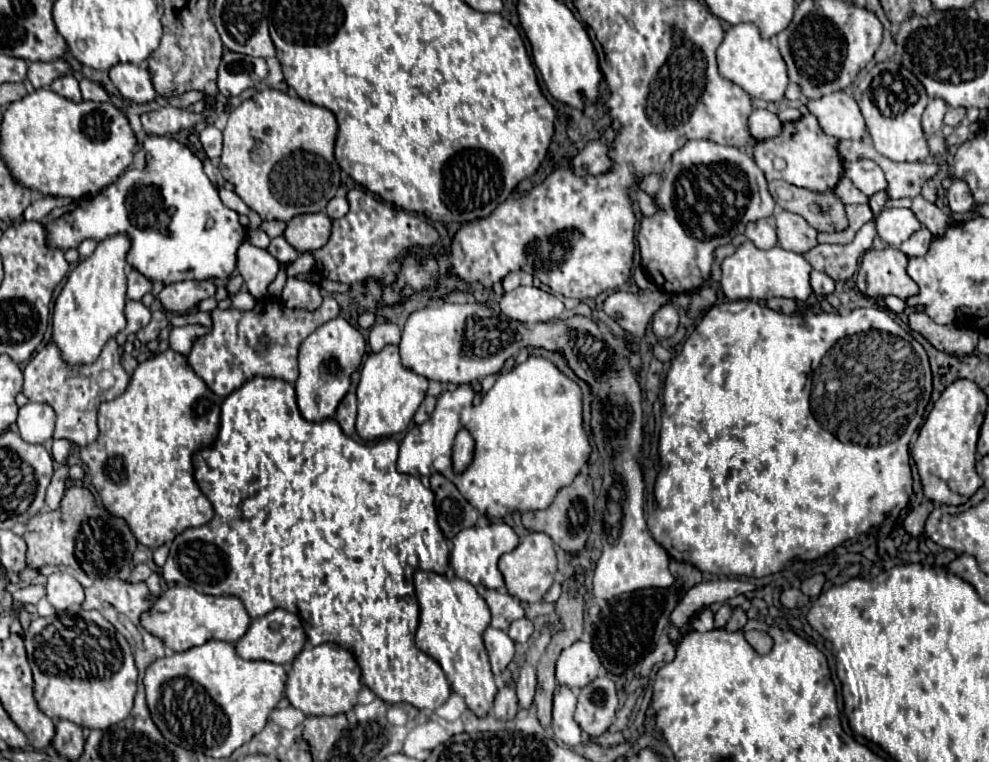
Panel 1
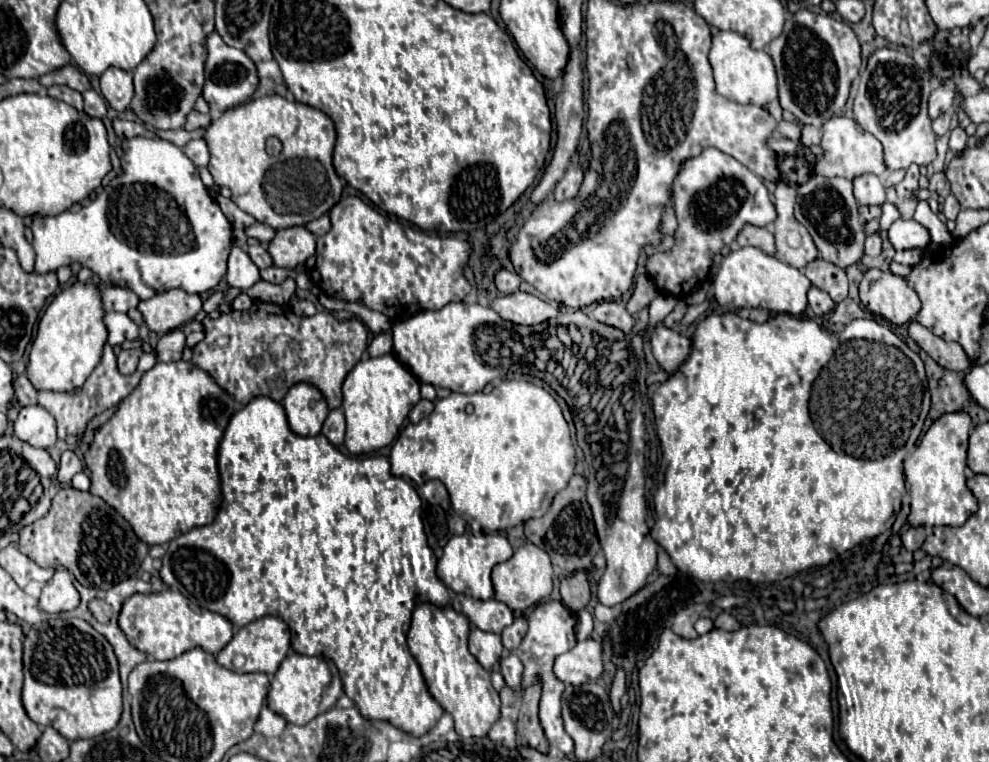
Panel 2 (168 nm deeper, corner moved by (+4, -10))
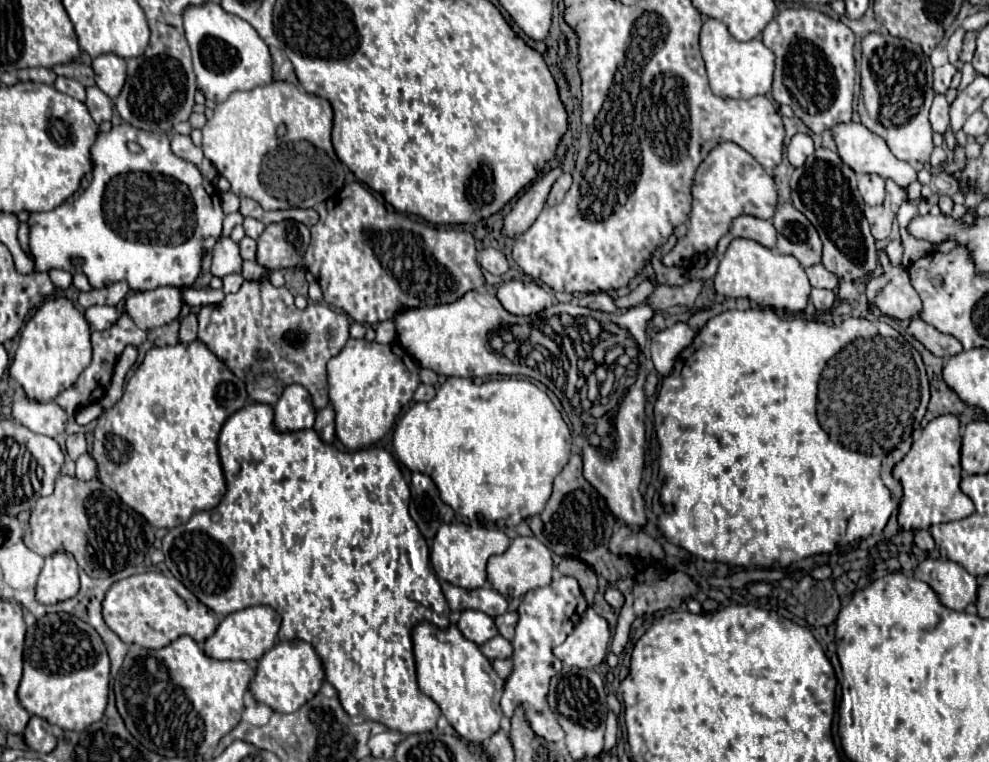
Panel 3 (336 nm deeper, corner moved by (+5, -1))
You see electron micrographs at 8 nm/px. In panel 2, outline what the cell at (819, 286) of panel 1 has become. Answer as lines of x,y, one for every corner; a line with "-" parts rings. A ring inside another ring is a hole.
811,286
811,290
809,290
809,306
811,306
811,310
813,310
817,316
825,316
825,314
829,314
829,312
833,310
835,302
833,302
831,296
827,296
823,290

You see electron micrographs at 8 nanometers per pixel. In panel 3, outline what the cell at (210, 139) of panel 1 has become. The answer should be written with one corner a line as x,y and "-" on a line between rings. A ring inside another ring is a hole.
178,133
172,135
170,147
172,147
174,155
178,155
180,159
186,159
186,161
190,161
190,163
194,163
196,167
198,167
198,165
202,163
202,159
204,159
202,149
192,143
190,135
178,135

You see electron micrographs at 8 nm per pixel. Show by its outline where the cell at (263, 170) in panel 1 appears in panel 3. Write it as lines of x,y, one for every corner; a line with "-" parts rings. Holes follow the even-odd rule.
272,81
250,91
234,91
226,101
214,107
212,119
202,127
202,151
212,161
216,171
232,185
232,193
238,197
250,197
264,209
308,209
336,195
344,185
344,165
334,153
332,141
332,107
324,97
306,93
286,81
-
278,125
286,125
286,135
278,137

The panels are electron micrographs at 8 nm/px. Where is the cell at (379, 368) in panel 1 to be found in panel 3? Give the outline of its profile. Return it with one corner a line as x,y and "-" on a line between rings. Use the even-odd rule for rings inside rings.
348,339
342,351
328,363
328,397
336,413
336,437
348,449
360,449
380,441
392,429
400,411
412,401
412,395
420,383
418,373
420,365
396,341
380,345
376,341
366,341
366,339

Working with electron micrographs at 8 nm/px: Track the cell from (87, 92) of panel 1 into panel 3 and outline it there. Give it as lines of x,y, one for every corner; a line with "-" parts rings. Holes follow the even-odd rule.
88,87
86,93
88,93
86,107
88,107
92,119
96,123
110,121
110,117
112,117
112,99
108,95
104,95
98,87

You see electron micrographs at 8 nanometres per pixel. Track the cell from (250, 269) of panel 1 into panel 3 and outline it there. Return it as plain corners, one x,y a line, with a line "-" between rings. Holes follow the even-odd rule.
218,237
216,245
212,247
212,275
226,277
230,273
242,271
242,257
238,243
234,243
230,237

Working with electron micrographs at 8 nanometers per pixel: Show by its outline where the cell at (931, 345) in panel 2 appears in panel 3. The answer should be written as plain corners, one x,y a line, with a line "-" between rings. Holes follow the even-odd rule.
914,317
910,321
908,333
914,335
936,357
952,357
952,355
962,351
962,343
956,337
940,333
938,329
924,323
920,317

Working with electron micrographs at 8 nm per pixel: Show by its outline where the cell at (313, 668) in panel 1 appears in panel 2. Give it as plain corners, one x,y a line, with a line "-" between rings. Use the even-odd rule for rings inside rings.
289,654
271,680
267,706
291,724
309,724
315,716
327,712
343,696
343,682
335,664
325,656

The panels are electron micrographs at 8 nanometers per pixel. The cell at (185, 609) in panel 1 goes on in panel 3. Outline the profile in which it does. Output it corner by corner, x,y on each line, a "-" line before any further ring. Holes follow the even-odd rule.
140,573
116,581
102,601
102,615
106,625
124,641
146,649
162,649
180,635
190,635
196,643
204,643
206,635
218,627
218,617
202,605
178,579
164,573

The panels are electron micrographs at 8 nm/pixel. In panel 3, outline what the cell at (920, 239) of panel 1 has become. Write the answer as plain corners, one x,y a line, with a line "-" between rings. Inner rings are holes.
894,239
894,241
888,243
888,247
886,247
886,255
888,255
888,259
890,259
892,265
900,265
900,261
902,261
902,253
904,253
904,247
902,247
902,241
900,241
900,239

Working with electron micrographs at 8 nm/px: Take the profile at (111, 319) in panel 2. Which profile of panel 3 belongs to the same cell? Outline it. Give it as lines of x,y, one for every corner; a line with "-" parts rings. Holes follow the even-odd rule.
94,305
94,307
88,307
84,311
84,319
88,321
88,325
90,325
92,331
102,331
102,329
112,327
118,321
118,313
116,313
114,307

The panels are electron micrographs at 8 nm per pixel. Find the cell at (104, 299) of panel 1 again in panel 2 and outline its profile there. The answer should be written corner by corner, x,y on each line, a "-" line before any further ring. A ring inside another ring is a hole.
77,280
65,286
47,306
29,354
27,376
39,390
67,392
79,388
101,360
105,342
107,324
101,292
95,282
83,284

